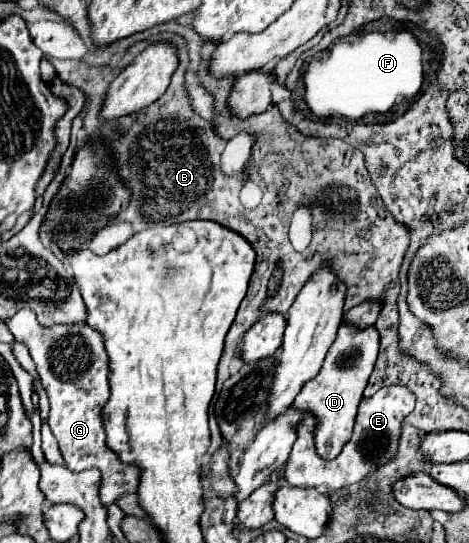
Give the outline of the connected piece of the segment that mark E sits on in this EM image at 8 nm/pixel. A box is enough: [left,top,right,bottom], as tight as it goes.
[282,385,416,491]

